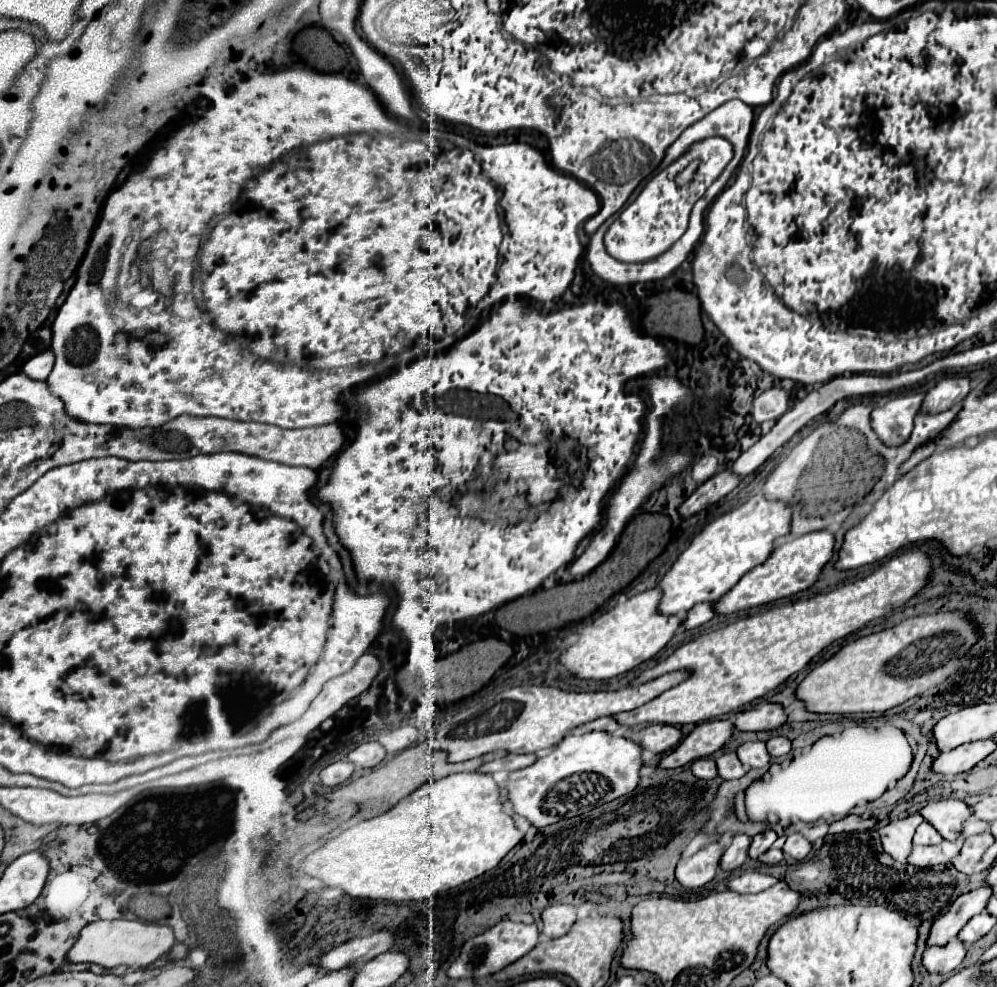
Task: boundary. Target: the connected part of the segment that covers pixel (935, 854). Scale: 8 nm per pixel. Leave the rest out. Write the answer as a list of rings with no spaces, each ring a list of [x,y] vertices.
[[[944,839],[940,845],[914,847],[912,855],[908,857],[908,863],[916,865],[916,867],[932,867],[932,865],[938,865],[938,863],[948,863],[958,853],[960,853],[960,845]]]

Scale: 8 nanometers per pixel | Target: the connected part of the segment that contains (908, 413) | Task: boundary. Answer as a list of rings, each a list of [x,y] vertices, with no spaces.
[[[912,391],[910,395],[898,395],[898,397],[890,399],[888,403],[884,403],[884,405],[880,405],[880,407],[876,407],[872,411],[872,429],[878,433],[878,437],[886,445],[902,445],[910,437],[910,433],[912,433],[912,421],[916,417],[916,413],[920,411],[924,397],[926,397],[926,393]]]

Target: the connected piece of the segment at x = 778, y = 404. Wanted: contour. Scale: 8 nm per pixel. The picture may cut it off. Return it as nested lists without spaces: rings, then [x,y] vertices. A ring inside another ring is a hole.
[[[772,387],[754,399],[752,419],[756,423],[772,421],[772,419],[778,419],[780,415],[784,415],[786,409],[788,409],[788,395],[780,387]]]

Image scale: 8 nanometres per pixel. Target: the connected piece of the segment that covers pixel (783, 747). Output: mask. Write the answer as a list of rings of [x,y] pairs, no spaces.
[[[772,737],[766,741],[766,749],[772,757],[780,757],[790,751],[790,741],[786,737]]]

